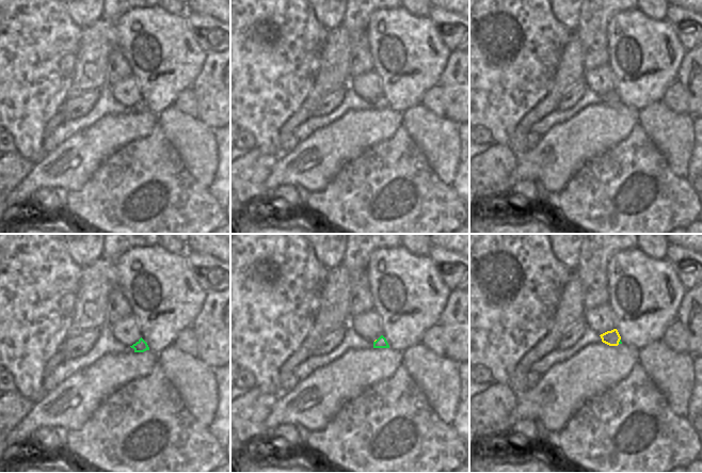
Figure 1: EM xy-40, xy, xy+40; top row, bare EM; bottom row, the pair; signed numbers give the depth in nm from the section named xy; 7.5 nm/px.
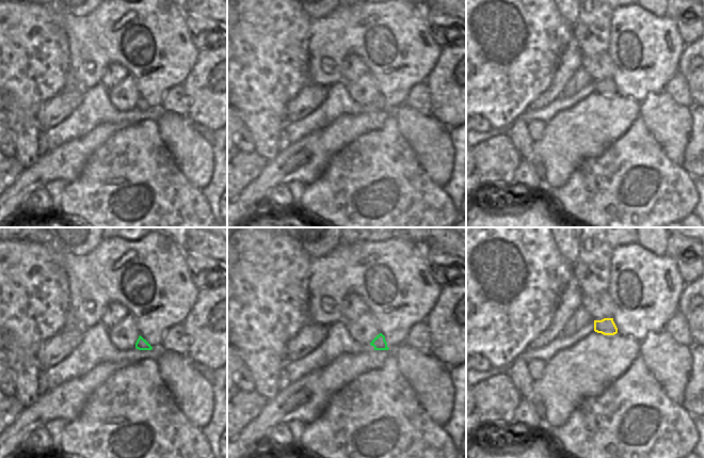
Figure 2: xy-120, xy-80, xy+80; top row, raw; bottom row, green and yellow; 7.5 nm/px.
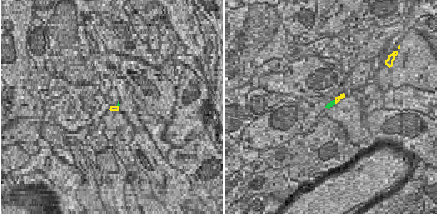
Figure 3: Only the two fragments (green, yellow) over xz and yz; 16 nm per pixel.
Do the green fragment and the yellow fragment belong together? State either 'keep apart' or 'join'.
join

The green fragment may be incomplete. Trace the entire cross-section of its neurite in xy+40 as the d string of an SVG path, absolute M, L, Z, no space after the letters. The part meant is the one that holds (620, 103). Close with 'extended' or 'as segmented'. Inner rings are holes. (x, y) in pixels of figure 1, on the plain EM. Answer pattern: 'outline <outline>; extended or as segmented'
outline M617 90L607 92L601 95L600 97L602 99L602 103L609 107L618 107L619 105L622 105L621 97Z; extended

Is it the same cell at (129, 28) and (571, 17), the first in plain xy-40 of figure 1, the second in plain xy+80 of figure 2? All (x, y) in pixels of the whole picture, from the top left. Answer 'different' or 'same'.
different

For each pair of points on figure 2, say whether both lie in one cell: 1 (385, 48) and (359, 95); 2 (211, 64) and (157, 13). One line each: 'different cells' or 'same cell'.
1: different cells
2: different cells

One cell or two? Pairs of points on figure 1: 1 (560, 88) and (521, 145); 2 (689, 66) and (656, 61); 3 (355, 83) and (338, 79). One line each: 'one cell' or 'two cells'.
1: one cell
2: two cells
3: two cells

